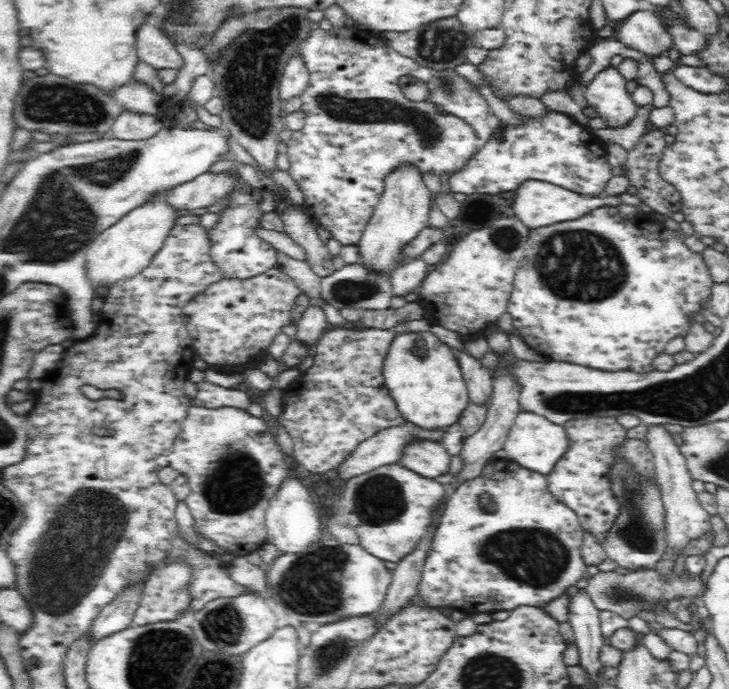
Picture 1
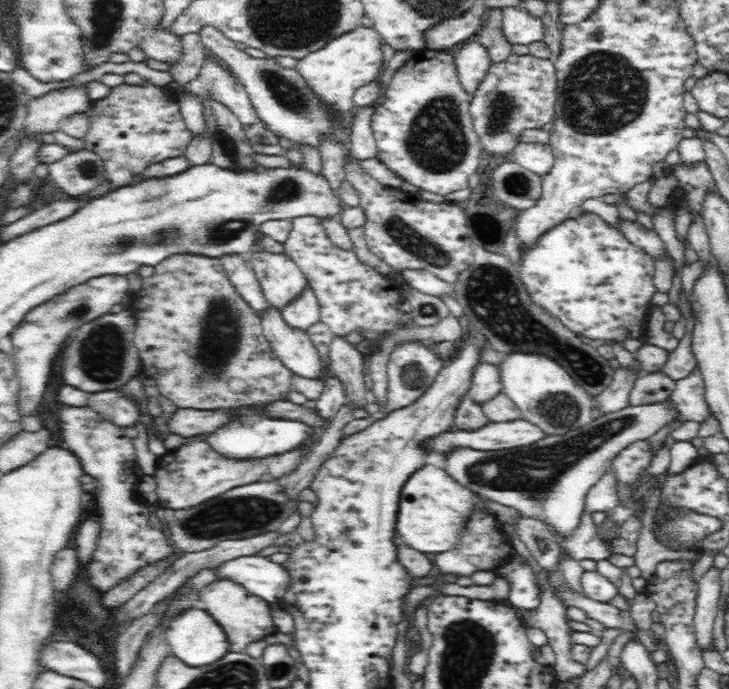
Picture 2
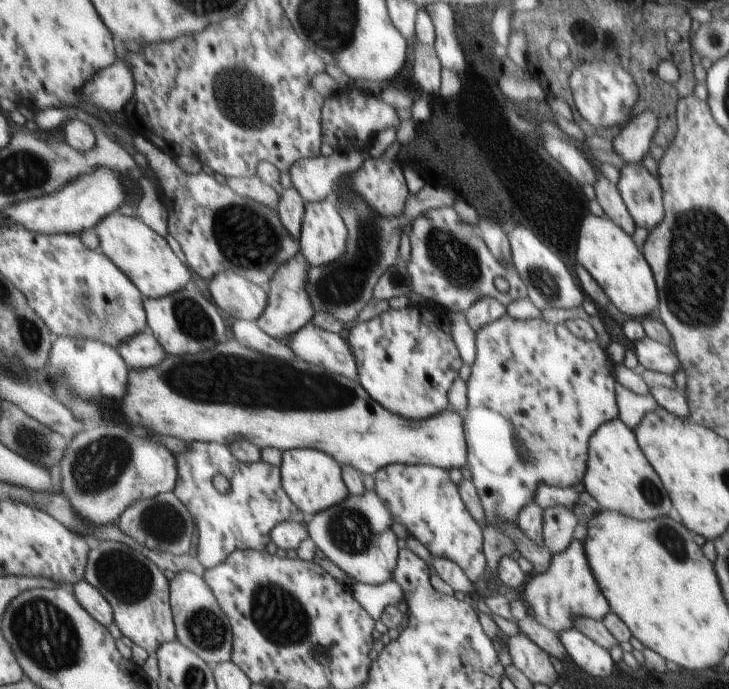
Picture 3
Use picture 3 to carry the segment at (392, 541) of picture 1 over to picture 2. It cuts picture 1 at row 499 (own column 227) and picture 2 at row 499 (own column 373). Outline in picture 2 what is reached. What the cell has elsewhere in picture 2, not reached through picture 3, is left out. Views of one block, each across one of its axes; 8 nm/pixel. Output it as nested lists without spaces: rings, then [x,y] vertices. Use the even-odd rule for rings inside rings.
[[[424,465],[409,475],[401,486],[397,503],[396,536],[404,540],[410,549],[428,555],[452,550],[454,542],[460,540],[466,522],[475,512],[475,493],[462,486],[444,469]]]

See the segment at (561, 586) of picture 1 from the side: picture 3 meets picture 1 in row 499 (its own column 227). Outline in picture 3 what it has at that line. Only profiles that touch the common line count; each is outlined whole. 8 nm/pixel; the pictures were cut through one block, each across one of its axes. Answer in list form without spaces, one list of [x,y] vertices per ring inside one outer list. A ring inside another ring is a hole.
[[[194,442],[192,450],[178,456],[180,460],[180,484],[175,493],[193,512],[197,522],[198,556],[208,570],[224,564],[234,552],[239,550],[266,551],[273,541],[273,532],[284,522],[300,522],[307,525],[308,515],[292,500],[284,488],[283,468],[262,460],[248,464],[241,461],[231,449],[231,445]]]

